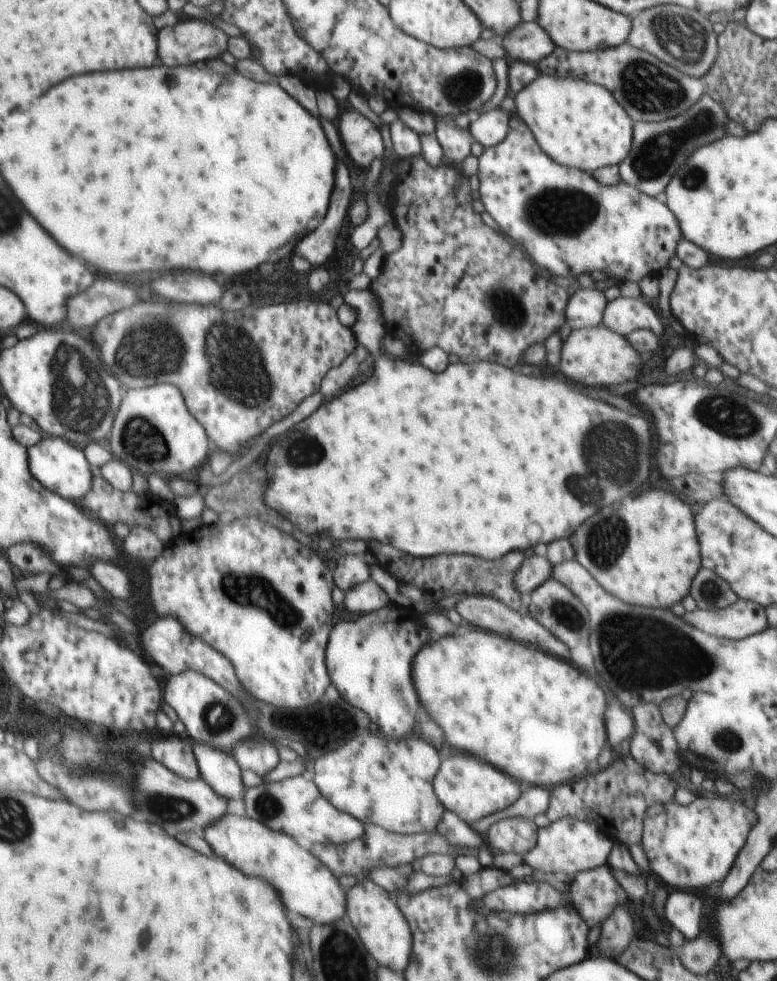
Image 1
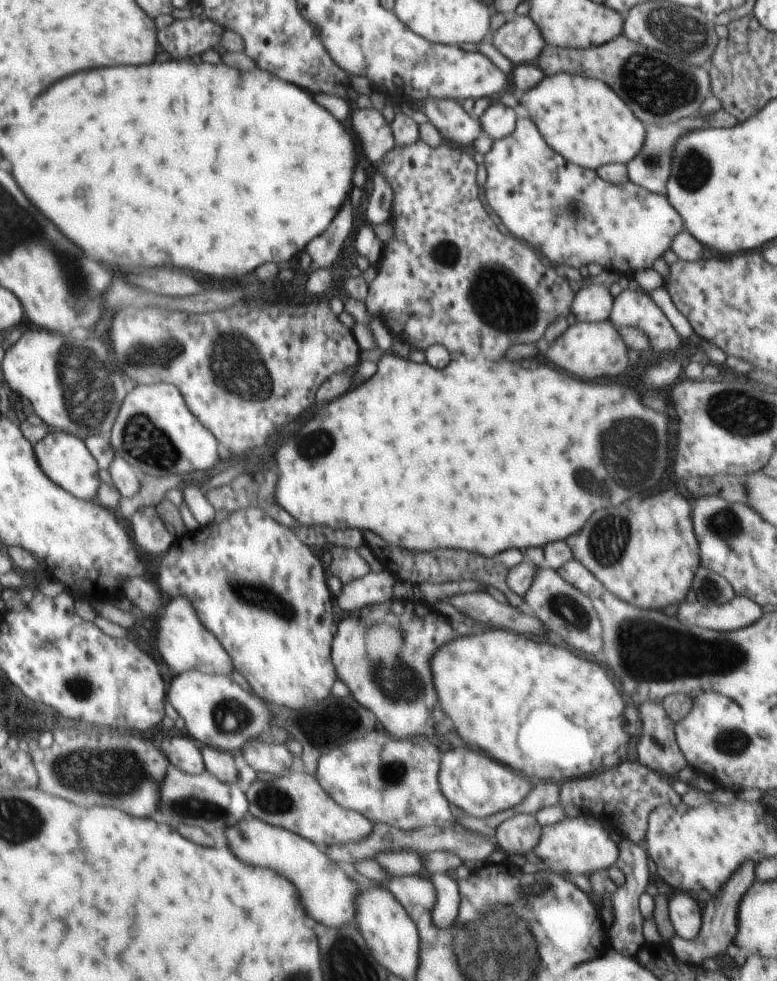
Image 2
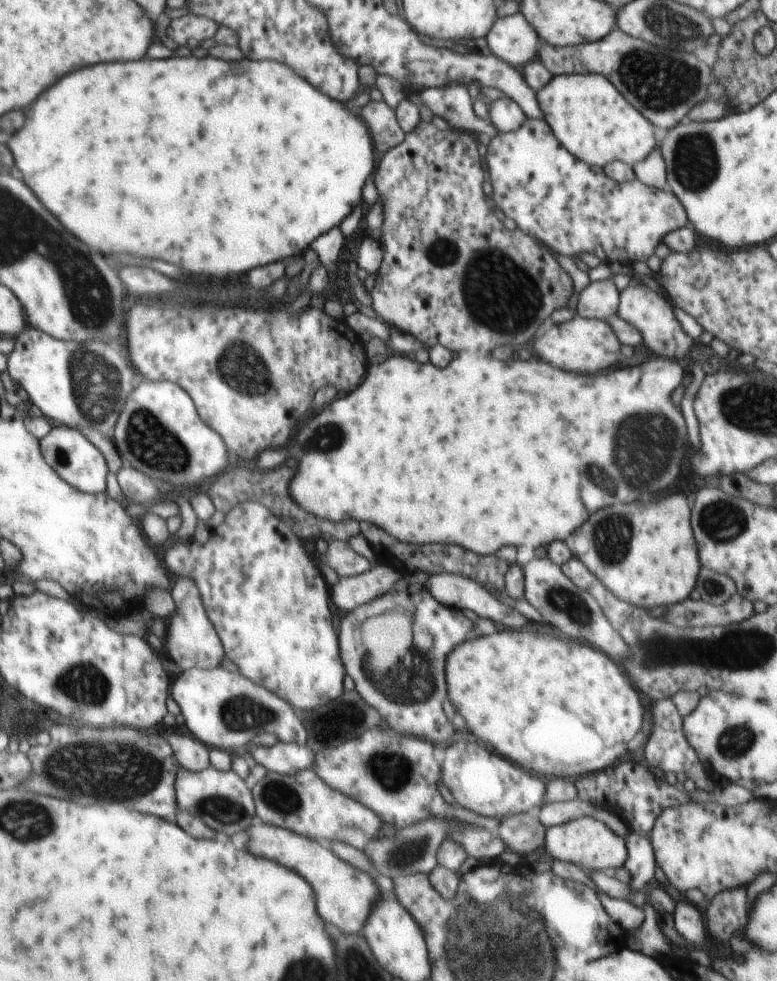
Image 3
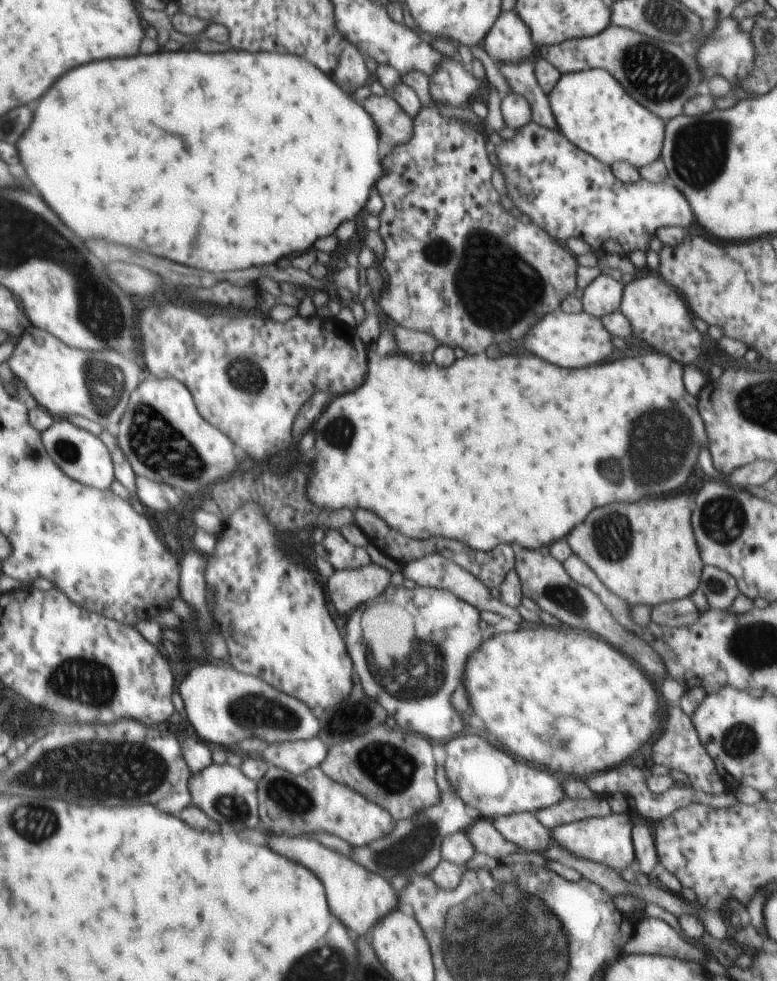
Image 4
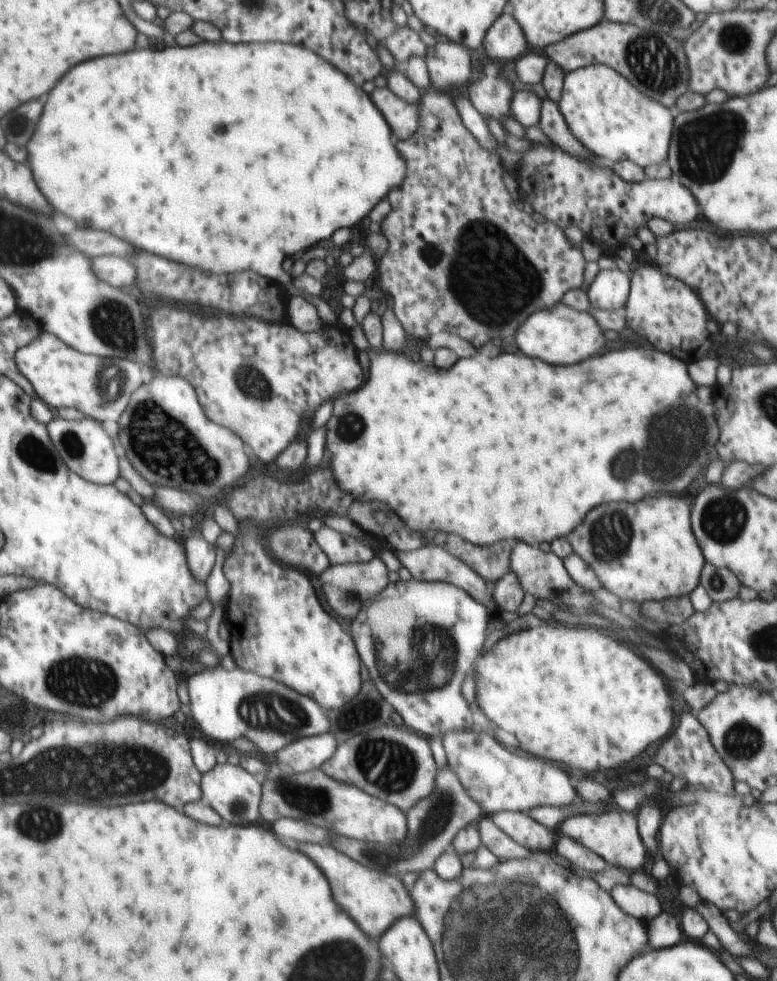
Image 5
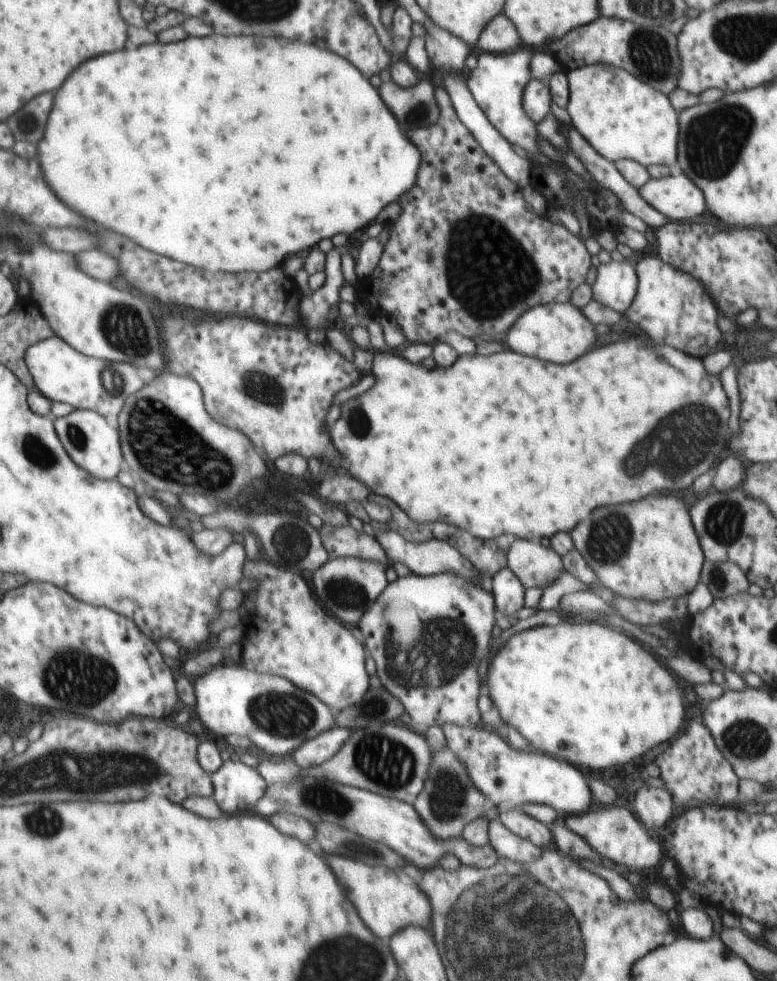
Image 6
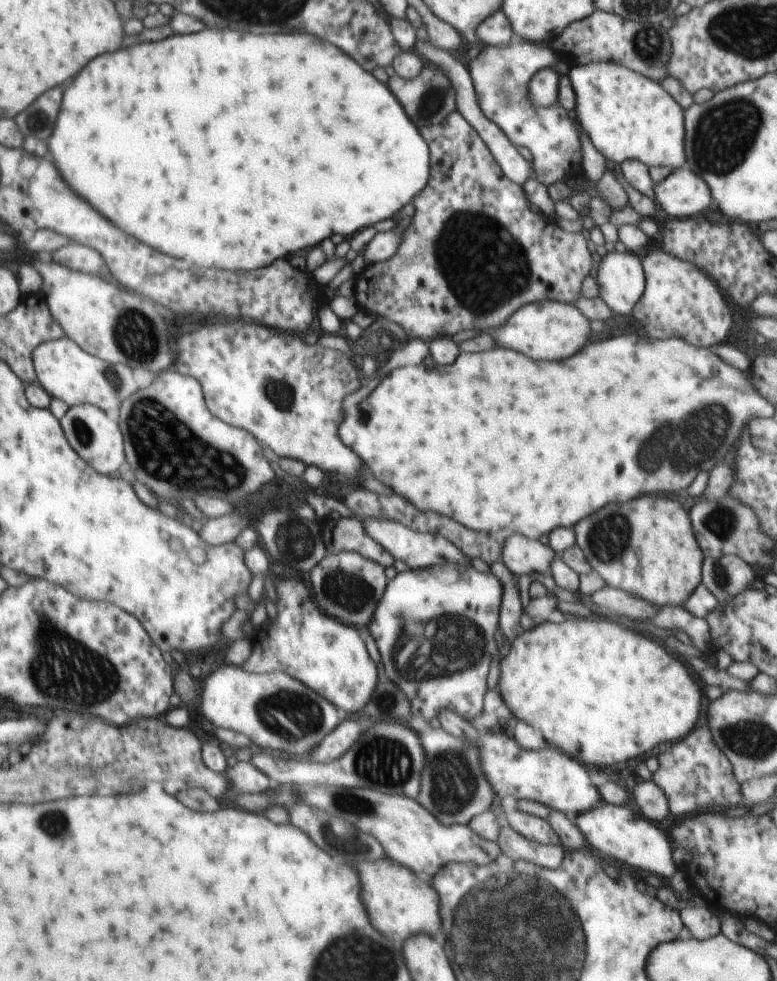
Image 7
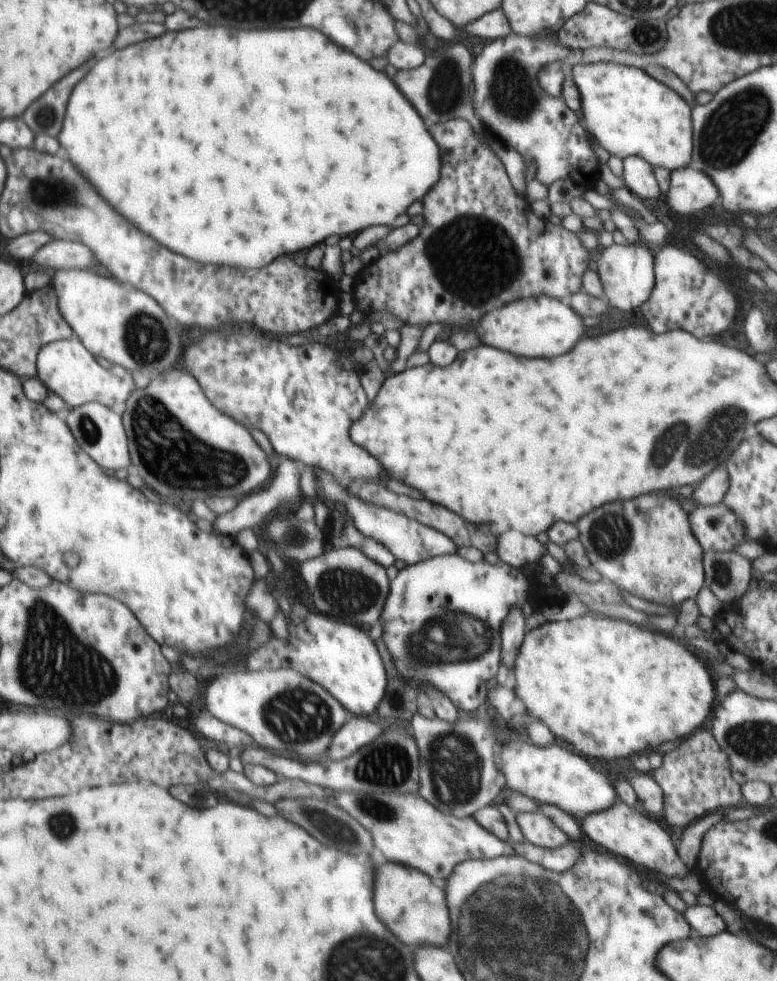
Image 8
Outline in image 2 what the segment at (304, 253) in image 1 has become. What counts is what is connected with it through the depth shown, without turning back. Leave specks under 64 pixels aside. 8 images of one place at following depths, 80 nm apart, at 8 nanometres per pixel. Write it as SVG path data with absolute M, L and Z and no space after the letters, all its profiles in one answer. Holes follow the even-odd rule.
M348 198L340 214L332 218L334 222L330 222L328 228L316 236L316 240L310 240L306 244L306 252L312 256L314 268L330 268L336 262L346 238L349 238L354 228L354 214L351 198Z

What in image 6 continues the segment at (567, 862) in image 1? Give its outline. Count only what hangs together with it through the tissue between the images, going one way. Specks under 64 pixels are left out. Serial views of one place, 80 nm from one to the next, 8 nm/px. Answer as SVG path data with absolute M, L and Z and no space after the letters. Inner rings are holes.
M618 806L592 810L592 812L569 815L564 824L578 836L581 836L602 858L608 858L631 871L641 872L658 866L662 862L662 848L654 840L644 824L630 810Z

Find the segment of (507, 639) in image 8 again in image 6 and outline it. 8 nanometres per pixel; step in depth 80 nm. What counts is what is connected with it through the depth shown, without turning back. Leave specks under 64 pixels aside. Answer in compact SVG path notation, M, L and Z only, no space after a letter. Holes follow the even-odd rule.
M508 566L492 576L493 602L503 625L512 623L518 610L524 607L524 591L520 579Z

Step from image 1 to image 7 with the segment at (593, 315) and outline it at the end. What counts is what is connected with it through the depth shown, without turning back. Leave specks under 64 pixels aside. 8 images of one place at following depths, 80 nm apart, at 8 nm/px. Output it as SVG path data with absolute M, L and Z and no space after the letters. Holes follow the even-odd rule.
M632 252L608 253L601 259L596 281L598 297L617 316L630 314L645 289L643 262Z

